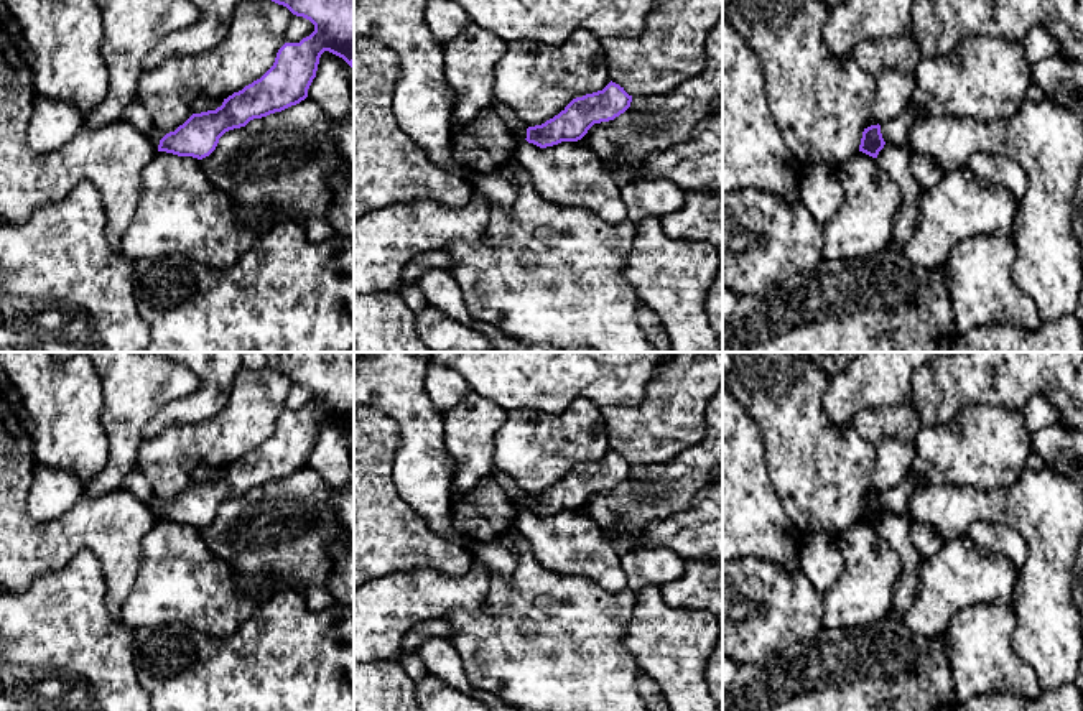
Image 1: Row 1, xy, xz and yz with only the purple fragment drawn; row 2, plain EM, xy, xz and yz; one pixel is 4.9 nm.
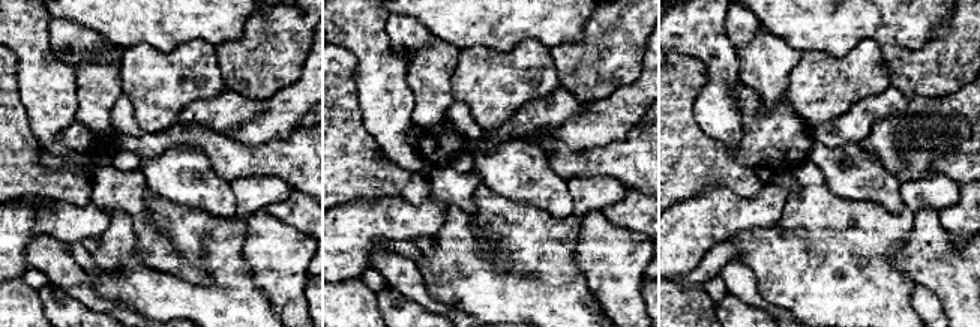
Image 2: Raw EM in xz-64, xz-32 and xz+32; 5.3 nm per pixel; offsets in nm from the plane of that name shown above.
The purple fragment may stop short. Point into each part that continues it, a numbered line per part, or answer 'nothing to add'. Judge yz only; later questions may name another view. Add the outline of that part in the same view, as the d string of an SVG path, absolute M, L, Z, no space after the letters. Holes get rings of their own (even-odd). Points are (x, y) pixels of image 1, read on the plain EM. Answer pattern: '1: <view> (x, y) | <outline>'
nothing to add

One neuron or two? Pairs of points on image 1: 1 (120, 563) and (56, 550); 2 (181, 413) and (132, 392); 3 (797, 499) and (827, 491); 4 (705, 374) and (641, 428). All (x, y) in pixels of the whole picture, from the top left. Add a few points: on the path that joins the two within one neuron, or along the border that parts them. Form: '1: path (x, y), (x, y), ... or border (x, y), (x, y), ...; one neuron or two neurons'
1: path (104, 547), (99, 542), (73, 542); one neuron
2: border (198, 384), (185, 397), (170, 402), (142, 436); two neurons
3: path (804, 496), (820, 491); one neuron
4: path (688, 389), (657, 420); one neuron

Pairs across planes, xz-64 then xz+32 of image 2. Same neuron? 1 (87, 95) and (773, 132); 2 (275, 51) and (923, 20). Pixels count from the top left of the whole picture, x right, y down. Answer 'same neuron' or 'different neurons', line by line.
1: different neurons
2: different neurons

